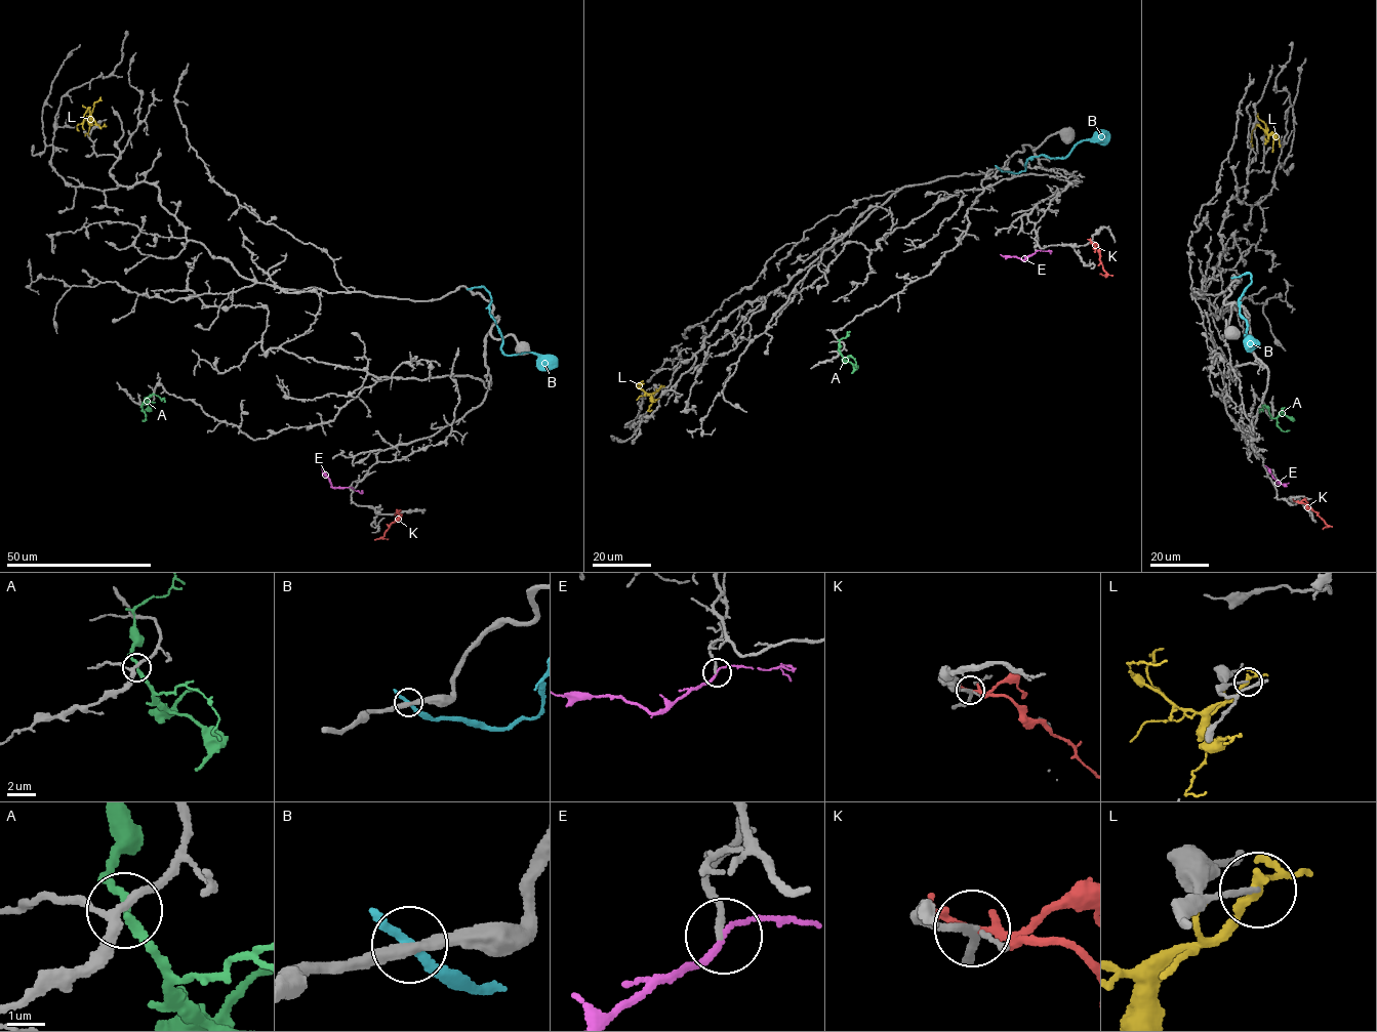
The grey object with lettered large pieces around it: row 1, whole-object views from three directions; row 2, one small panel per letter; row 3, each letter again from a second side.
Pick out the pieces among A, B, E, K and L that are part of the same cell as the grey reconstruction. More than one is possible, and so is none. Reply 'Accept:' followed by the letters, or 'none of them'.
Accept: E

